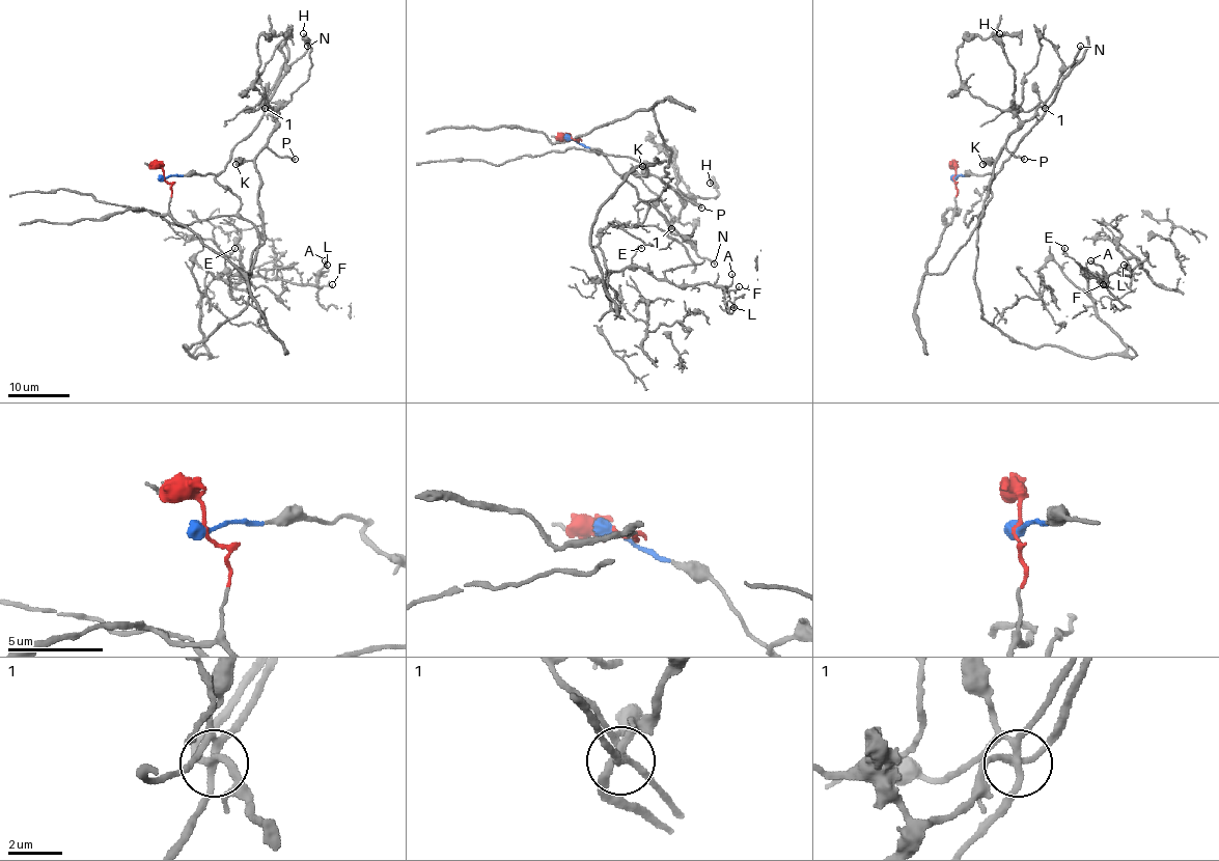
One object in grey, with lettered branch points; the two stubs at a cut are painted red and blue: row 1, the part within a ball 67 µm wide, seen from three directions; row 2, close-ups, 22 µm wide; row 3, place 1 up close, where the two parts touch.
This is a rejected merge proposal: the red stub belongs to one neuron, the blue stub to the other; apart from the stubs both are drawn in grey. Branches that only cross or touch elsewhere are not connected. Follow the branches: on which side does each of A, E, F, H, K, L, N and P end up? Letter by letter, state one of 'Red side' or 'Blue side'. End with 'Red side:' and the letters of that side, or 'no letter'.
A: Blue side
E: Blue side
F: Blue side
H: Red side
K: Red side
L: Blue side
N: Blue side
P: Red side
Red side: H, K, P

